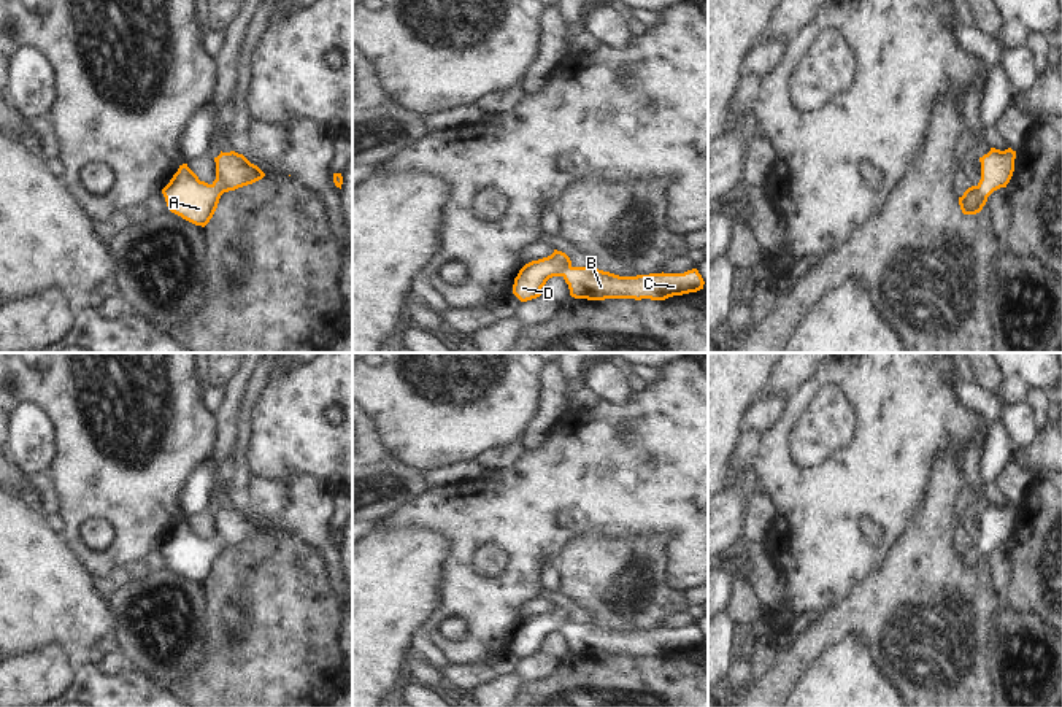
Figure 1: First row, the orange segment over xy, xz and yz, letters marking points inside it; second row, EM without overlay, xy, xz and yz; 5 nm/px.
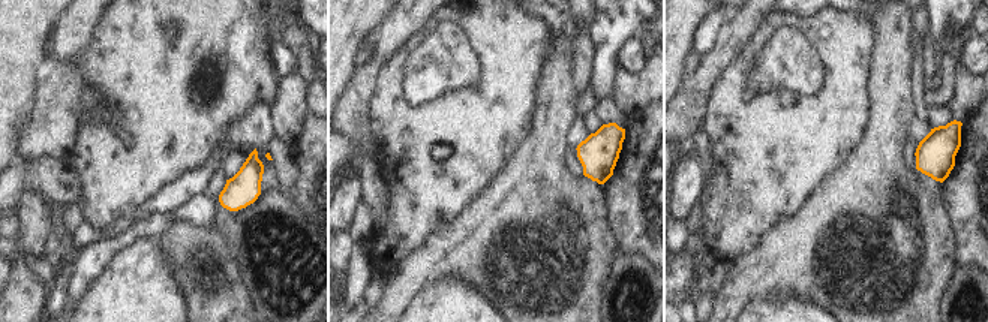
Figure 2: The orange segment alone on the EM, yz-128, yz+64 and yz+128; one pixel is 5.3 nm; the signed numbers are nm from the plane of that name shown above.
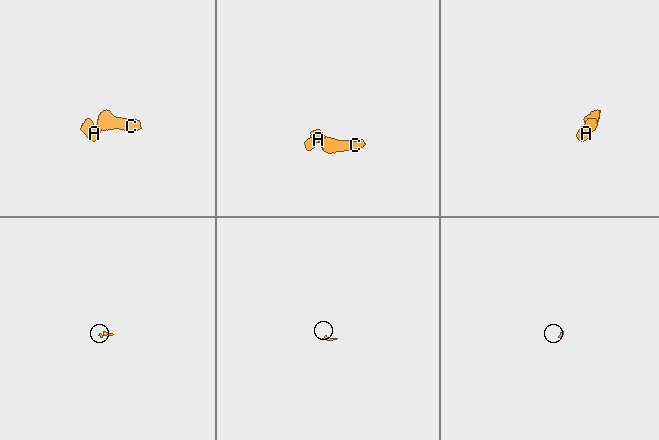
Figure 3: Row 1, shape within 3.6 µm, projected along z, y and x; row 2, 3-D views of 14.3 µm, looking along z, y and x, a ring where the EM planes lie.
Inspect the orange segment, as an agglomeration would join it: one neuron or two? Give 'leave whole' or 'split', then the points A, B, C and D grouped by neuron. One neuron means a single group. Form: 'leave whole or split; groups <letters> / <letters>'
leave whole; groups A B C D

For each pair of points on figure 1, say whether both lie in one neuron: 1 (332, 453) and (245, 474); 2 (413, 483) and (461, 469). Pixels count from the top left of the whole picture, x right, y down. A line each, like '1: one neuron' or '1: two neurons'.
1: two neurons
2: two neurons

